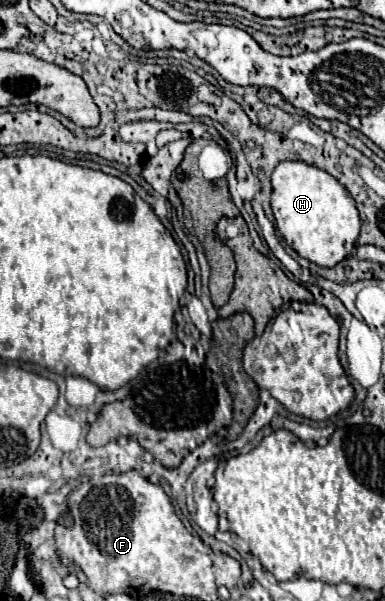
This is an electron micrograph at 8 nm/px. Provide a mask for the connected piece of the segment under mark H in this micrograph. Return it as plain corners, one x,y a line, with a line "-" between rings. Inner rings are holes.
280,162
272,172
272,212
284,242
302,258
332,268
356,250
360,218
354,198
328,172
306,162

